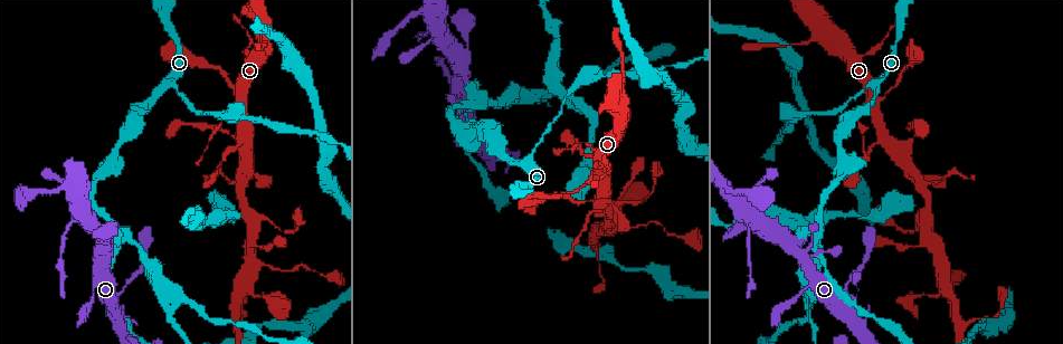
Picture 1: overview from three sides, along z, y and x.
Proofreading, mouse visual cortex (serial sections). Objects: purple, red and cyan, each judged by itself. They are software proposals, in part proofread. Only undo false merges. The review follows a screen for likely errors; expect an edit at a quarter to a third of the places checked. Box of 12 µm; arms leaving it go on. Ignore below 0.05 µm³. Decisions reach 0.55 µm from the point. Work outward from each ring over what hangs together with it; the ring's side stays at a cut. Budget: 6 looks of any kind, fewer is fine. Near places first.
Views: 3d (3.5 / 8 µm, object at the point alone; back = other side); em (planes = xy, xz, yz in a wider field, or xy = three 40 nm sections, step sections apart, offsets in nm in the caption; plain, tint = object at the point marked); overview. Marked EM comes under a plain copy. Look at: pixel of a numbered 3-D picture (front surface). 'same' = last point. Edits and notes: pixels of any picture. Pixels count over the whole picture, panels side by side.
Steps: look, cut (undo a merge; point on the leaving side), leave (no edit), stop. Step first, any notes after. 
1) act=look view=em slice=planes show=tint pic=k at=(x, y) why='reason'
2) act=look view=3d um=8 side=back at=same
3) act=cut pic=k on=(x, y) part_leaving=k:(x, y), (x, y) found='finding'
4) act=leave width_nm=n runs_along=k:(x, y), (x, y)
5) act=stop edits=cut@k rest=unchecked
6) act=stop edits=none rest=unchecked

act=look view=3d um=8 pic=1 at=(128, 284) why='calibre changes'

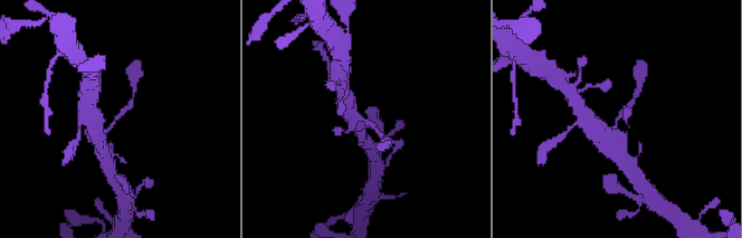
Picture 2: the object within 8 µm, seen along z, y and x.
act=look view=3d um=3.5 pic=2 at=(114, 122)

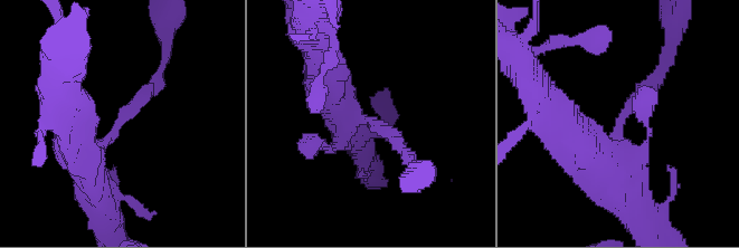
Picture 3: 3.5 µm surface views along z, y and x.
act=leave arm_widths_nm=200,500 runs_along=3:(76, 151), (107, 141), (159, 73) found='one cell here'

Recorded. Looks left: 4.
act=look view=3d um=3.5 pic=1 at=(747, 228) why='sudden change in width'

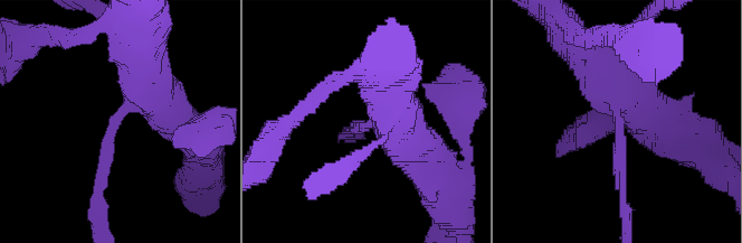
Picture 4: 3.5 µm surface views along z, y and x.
act=look view=em slice=xy step=3 show=tint pic=4 at=(369, 123) why='need the tissue'

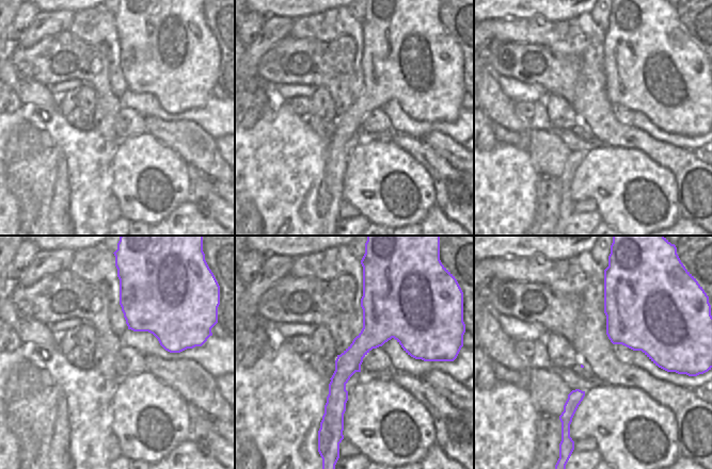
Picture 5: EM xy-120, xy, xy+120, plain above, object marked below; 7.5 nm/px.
act=look view=em slice=planes show=tint at=same

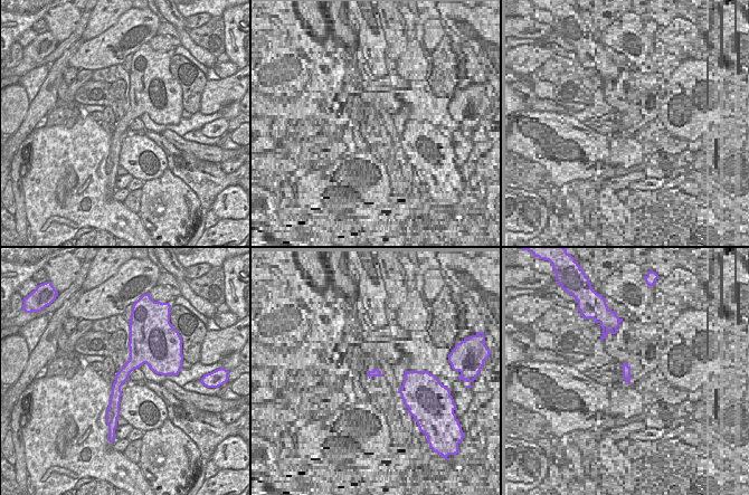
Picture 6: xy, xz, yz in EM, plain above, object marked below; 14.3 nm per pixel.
act=leave width_nm=220 runs_along=4:(160, 99), (146, 81), (125, 105), (95, 192) found='all the same cell'

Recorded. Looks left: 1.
act=stop edits=none rest=unchecked

